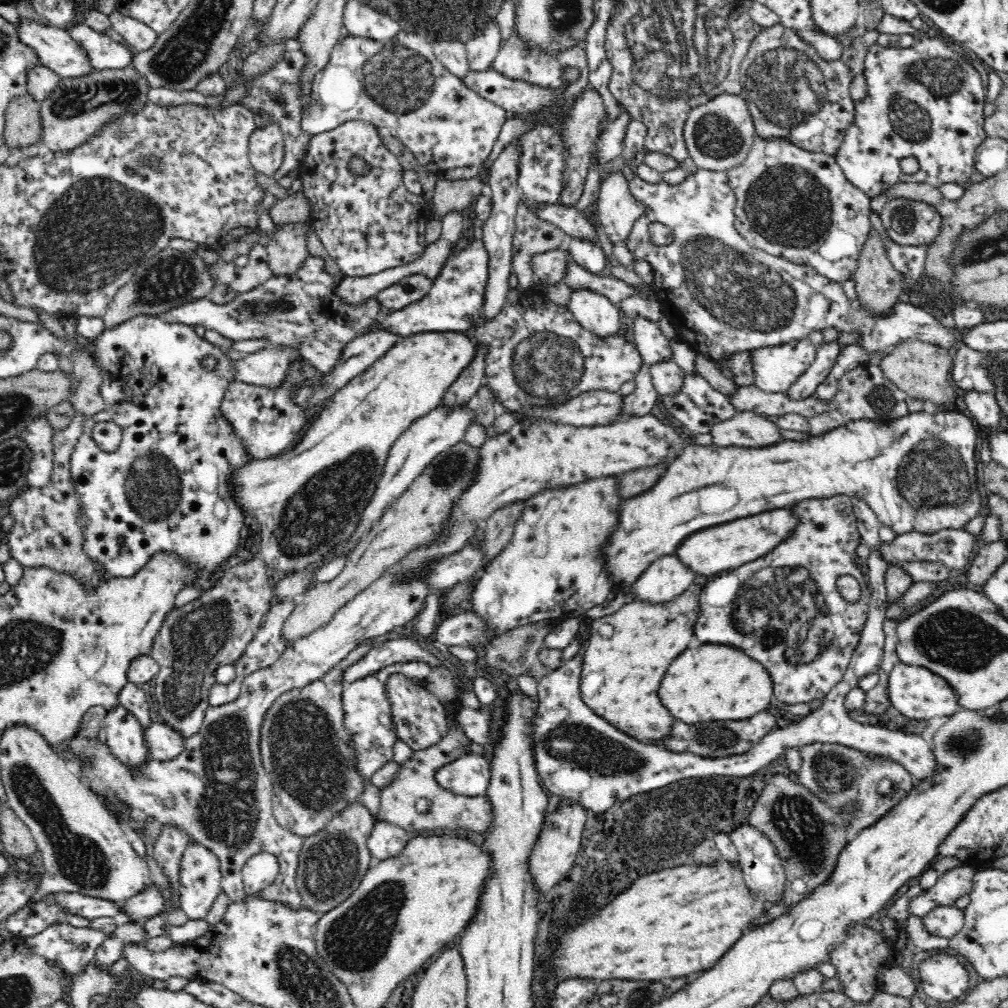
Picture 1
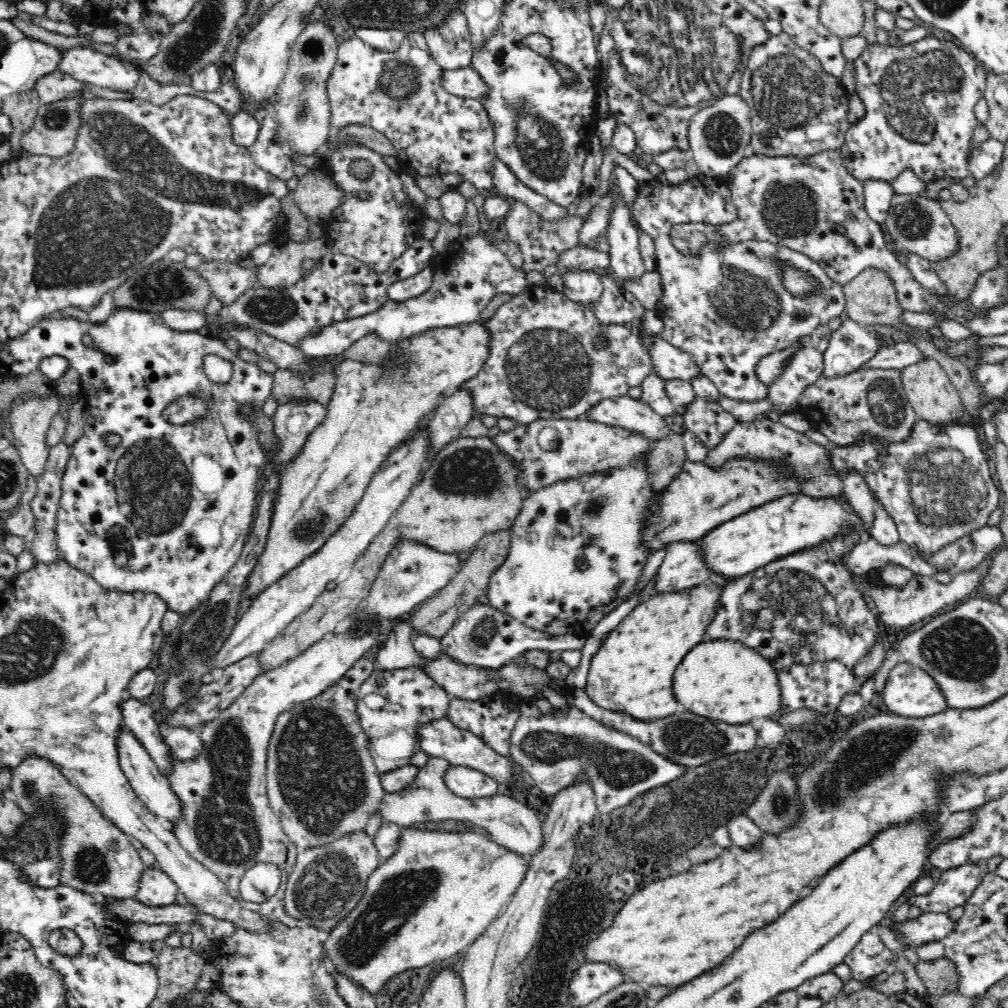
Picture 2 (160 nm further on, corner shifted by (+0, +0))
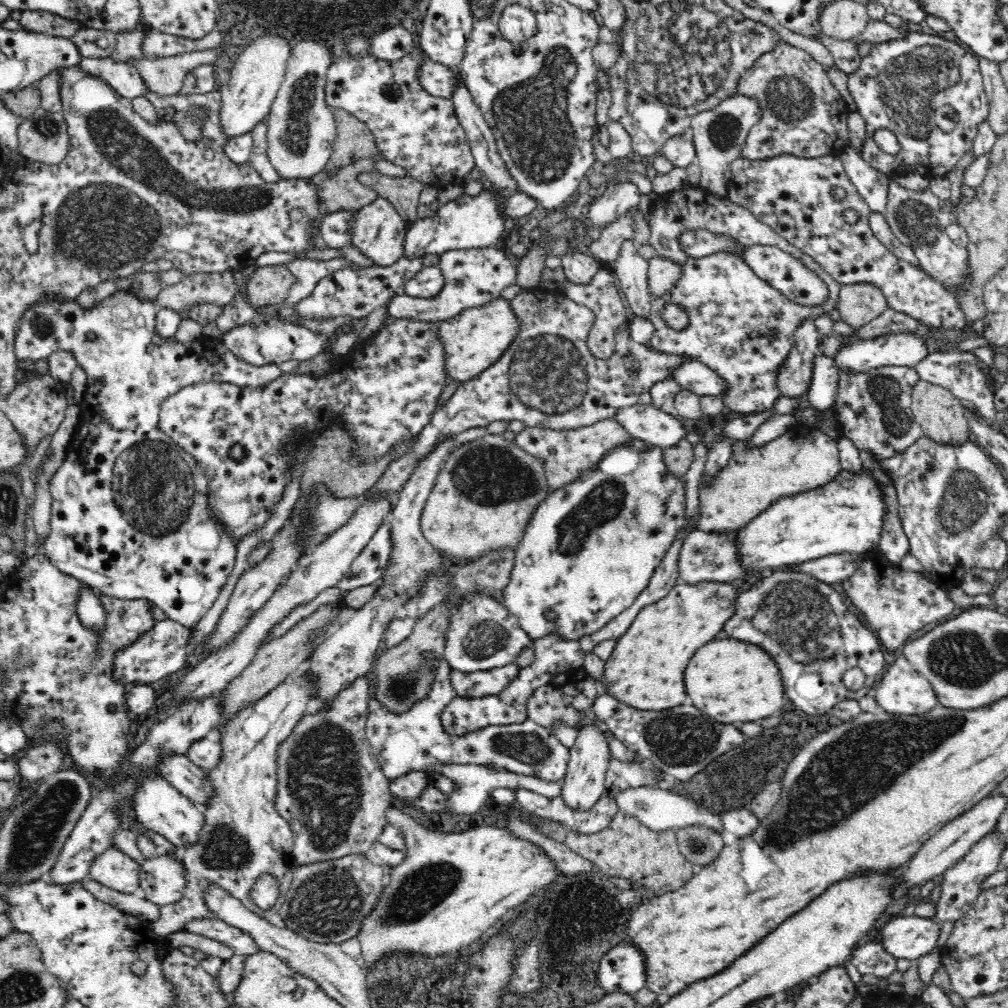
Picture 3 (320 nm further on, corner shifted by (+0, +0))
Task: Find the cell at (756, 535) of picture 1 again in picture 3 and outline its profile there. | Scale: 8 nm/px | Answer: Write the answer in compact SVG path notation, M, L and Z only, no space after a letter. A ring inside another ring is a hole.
M862 467L858 474L849 470L840 470L828 484L822 484L818 488L796 493L775 502L752 522L738 530L736 542L739 546L743 566L754 574L754 572L762 572L766 568L770 570L770 568L800 564L800 562L816 560L816 558L831 554L877 551L883 522L888 515L889 510L887 510L885 503L883 488L876 478L871 476L869 470Z

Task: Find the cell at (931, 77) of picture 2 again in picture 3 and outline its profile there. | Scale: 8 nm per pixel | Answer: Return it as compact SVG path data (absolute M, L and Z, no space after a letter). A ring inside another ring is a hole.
M909 27L906 36L873 43L869 55L865 56L847 82L851 96L851 106L858 111L865 121L867 132L861 148L861 157L872 167L887 175L920 174L927 179L945 176L956 166L963 154L972 148L979 126L988 122L989 98L978 59L970 50L965 50L957 43L940 37L923 28ZM878 129L888 129L896 133L901 149L892 156L884 152L874 140L873 134Z

